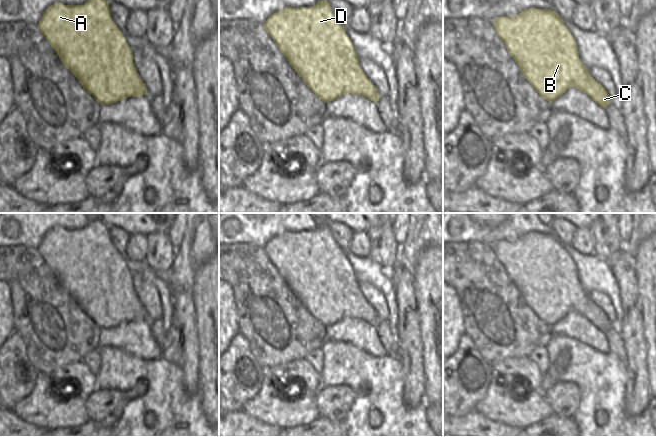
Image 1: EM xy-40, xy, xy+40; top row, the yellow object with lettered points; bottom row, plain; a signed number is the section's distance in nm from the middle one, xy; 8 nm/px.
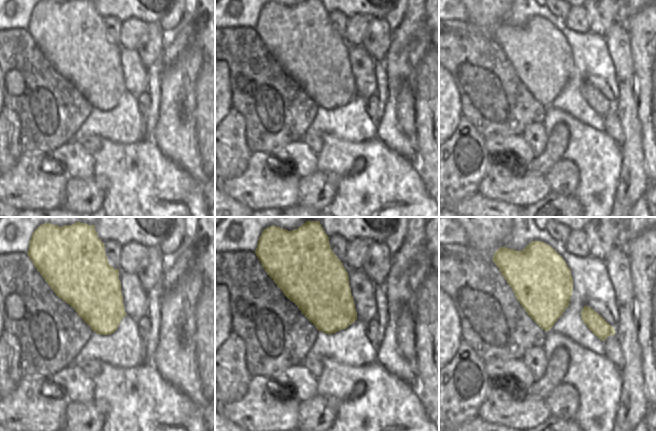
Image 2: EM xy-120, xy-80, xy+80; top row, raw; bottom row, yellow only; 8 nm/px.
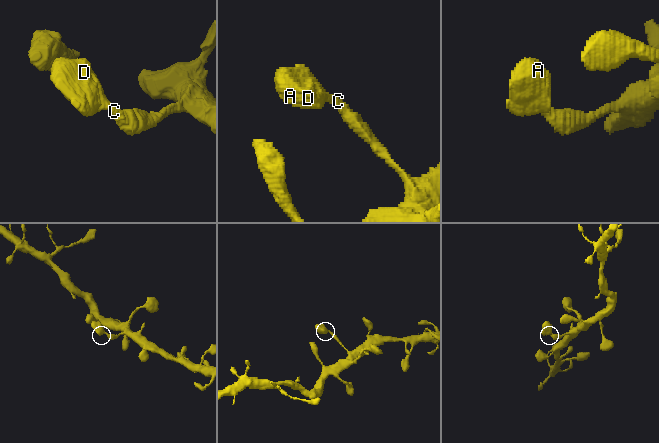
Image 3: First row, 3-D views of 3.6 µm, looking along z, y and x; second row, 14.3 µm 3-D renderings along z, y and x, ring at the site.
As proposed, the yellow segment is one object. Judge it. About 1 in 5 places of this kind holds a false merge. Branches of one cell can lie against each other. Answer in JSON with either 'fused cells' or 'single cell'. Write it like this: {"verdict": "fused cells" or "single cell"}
{"verdict": "single cell"}

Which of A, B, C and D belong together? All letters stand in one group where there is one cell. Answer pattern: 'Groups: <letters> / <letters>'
Groups: A B C D.

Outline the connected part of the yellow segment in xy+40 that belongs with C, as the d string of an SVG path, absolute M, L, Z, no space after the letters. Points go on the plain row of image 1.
M532 231L514 241L498 241L493 252L533 313L550 327L570 311L586 317L604 333L613 325L581 286L573 260L555 235Z

